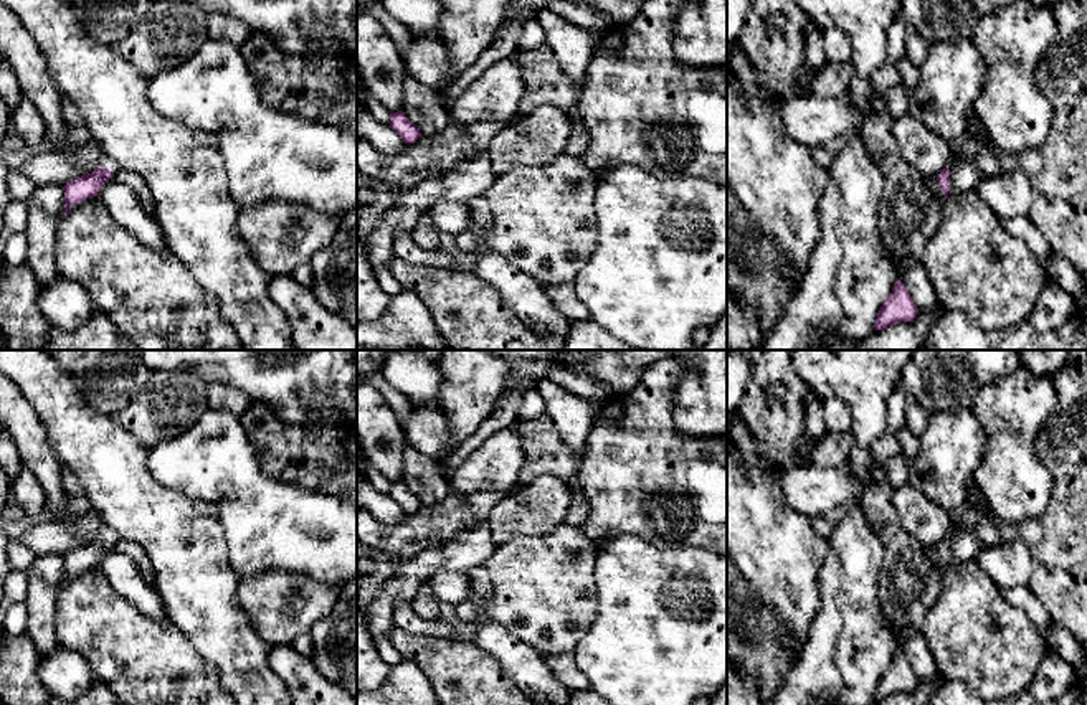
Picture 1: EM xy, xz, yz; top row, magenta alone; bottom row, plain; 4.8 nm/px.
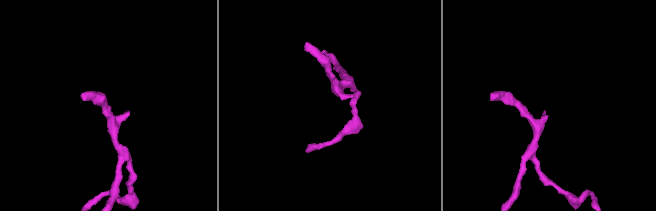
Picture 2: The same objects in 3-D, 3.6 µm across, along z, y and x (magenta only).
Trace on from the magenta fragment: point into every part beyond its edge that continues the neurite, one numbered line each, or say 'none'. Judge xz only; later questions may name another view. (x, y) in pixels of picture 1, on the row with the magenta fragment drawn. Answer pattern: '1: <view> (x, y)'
none

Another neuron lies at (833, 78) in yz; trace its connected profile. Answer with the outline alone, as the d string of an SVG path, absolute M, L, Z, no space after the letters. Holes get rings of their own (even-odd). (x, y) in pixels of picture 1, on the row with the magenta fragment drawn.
M824 63L811 83L809 92L829 99L847 91L852 78L852 64L847 63Z

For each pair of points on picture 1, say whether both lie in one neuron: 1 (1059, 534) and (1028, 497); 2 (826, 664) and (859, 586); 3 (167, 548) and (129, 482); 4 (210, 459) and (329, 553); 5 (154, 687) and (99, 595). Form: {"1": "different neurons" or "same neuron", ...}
{"1": "different neurons", "2": "same neuron", "3": "same neuron", "4": "same neuron", "5": "same neuron"}

